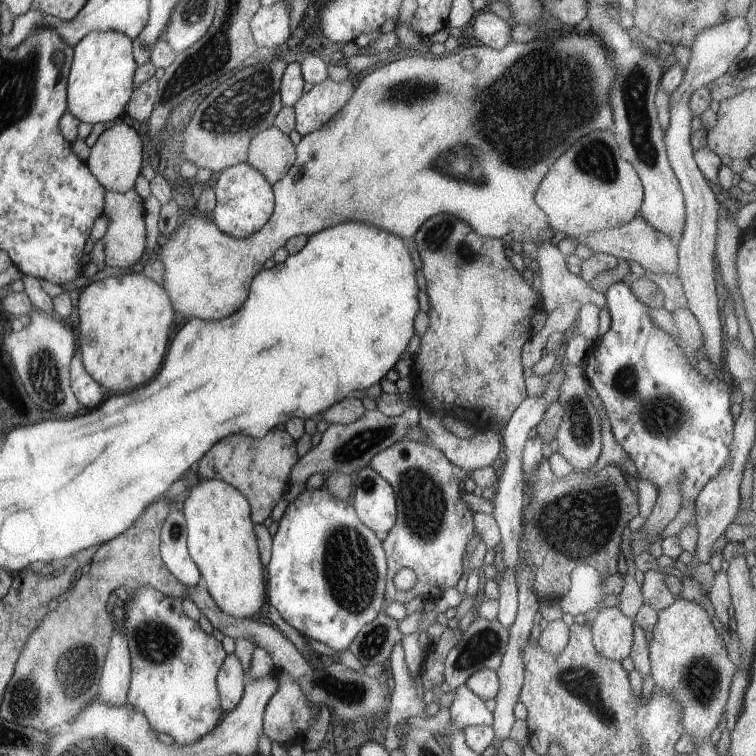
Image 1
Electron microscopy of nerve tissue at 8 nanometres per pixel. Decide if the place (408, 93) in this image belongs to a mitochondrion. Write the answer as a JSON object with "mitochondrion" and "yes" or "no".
{"mitochondrion":"yes"}

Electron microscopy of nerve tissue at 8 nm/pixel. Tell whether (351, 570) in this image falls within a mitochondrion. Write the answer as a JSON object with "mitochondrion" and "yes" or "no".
{"mitochondrion":"yes"}

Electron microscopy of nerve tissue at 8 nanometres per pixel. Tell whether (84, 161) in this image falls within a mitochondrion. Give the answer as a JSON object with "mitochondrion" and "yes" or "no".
{"mitochondrion":"no"}

